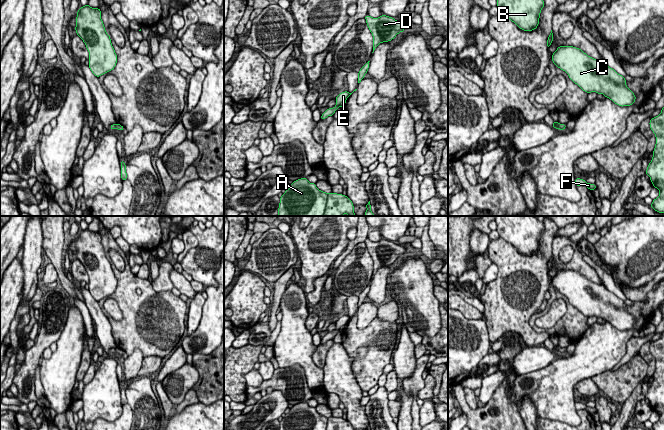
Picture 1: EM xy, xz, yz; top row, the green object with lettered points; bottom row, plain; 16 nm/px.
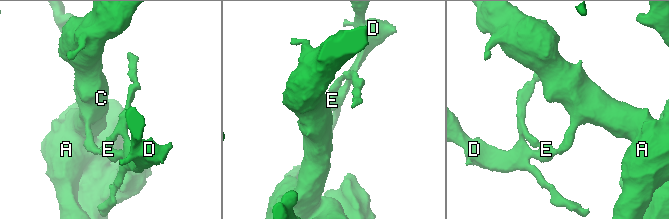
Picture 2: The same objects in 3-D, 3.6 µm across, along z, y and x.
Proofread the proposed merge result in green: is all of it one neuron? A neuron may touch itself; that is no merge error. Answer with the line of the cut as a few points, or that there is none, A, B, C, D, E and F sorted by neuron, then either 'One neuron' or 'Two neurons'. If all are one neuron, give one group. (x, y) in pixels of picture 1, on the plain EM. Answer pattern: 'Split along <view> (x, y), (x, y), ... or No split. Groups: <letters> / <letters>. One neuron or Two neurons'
Split along xz (336, 328), (338, 330). Groups: A B C / D E F. Two neurons

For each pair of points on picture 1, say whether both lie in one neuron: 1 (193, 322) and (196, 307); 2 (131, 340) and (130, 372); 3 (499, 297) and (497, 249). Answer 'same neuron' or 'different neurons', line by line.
1: same neuron
2: different neurons
3: same neuron

